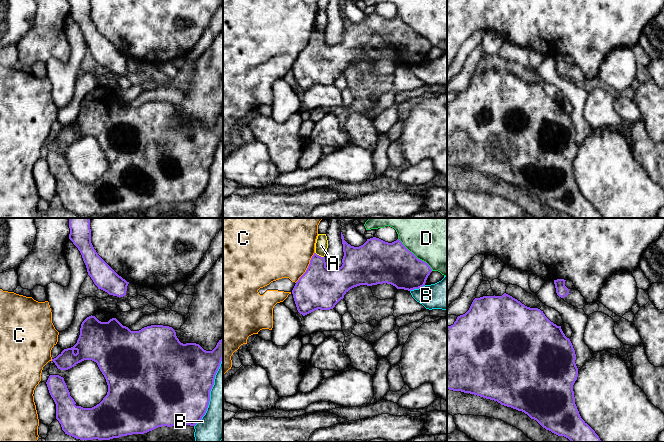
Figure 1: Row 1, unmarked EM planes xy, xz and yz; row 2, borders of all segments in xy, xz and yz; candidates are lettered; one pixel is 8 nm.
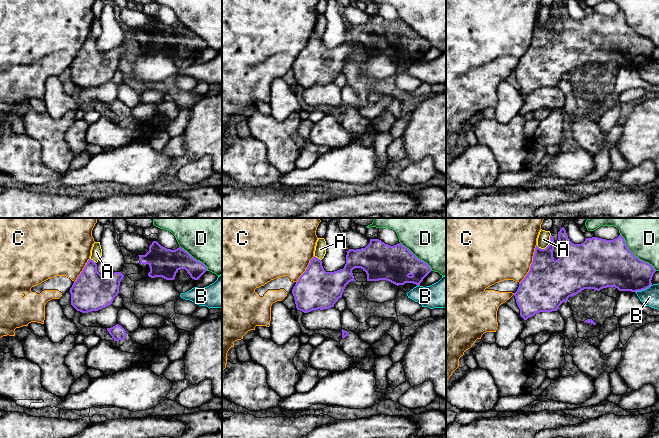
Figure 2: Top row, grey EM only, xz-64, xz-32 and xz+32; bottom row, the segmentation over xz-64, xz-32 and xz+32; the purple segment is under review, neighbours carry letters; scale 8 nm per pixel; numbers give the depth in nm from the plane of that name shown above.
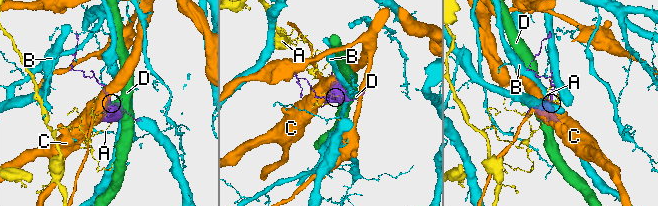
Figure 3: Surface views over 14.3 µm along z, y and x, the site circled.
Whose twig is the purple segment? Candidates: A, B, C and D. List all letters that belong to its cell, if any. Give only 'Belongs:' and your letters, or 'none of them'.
Belongs: none of them

